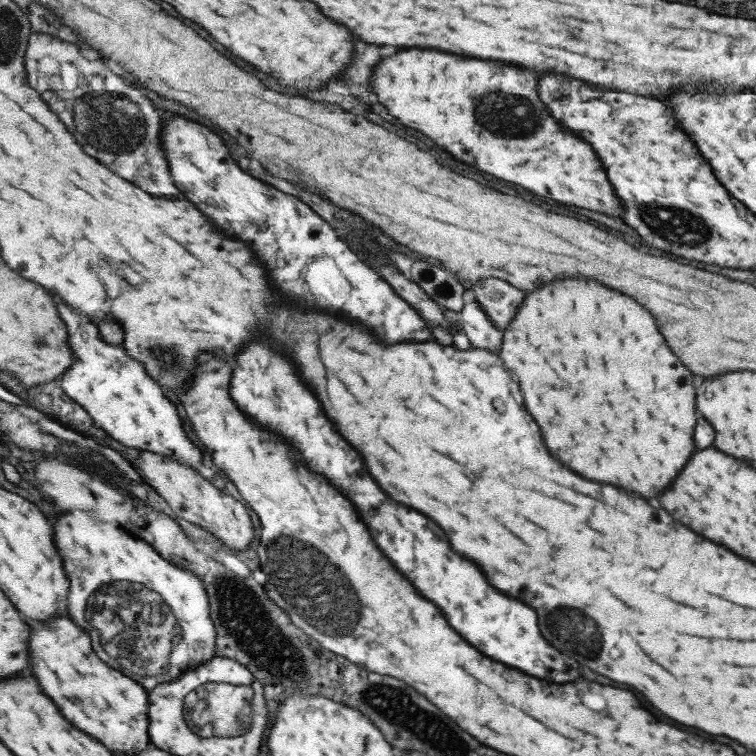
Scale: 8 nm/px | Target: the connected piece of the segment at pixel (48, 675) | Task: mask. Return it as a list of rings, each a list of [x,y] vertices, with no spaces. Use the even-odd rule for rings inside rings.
[[[67,614],[59,615],[47,623],[30,622],[31,670],[39,679],[44,692],[58,704],[58,708],[77,728],[93,735],[103,745],[117,753],[143,751],[152,744],[150,726],[150,697],[148,690],[134,677],[120,669],[111,668],[95,651],[91,634],[81,628]]]

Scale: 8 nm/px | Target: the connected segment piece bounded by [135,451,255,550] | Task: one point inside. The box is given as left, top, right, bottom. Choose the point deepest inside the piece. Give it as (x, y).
(187, 490)

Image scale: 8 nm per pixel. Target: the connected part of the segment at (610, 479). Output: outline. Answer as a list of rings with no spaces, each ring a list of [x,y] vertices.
[[[567,278],[531,292],[510,326],[499,326],[504,331],[500,356],[523,384],[527,408],[539,420],[555,458],[585,478],[629,488],[645,498],[657,496],[691,456],[695,390],[691,372],[669,352],[651,314],[595,280]]]

